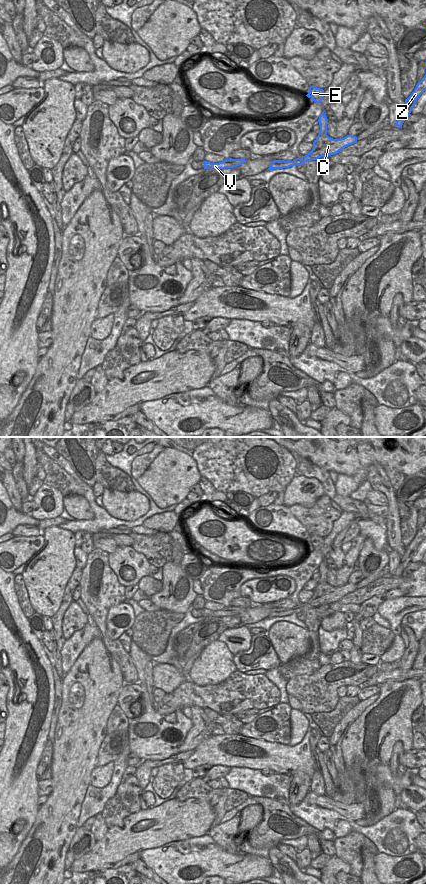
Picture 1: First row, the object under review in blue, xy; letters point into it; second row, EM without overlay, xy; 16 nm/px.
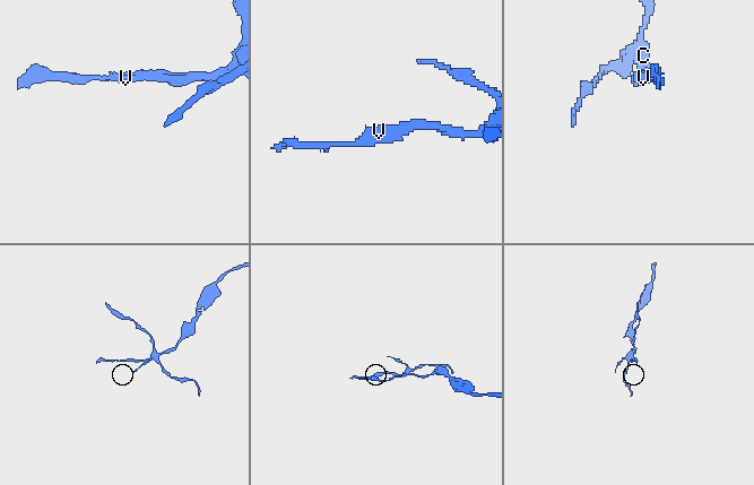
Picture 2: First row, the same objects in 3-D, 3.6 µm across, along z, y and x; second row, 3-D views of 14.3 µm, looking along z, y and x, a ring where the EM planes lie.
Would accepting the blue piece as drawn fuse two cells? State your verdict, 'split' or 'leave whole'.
leave whole

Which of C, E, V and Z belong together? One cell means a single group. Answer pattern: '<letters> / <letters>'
C E V Z

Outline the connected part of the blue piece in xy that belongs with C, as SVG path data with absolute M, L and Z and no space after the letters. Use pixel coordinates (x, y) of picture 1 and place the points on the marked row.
M325 110L320 114L318 119L320 130L316 140L313 142L312 150L307 155L296 158L293 161L273 160L267 170L304 165L307 161L317 160L321 157L337 154L345 147L357 142L357 137L352 135L347 135L346 137L340 139L333 139L329 137L327 135L328 119L324 112Z

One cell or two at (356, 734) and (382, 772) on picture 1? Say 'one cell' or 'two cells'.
two cells

